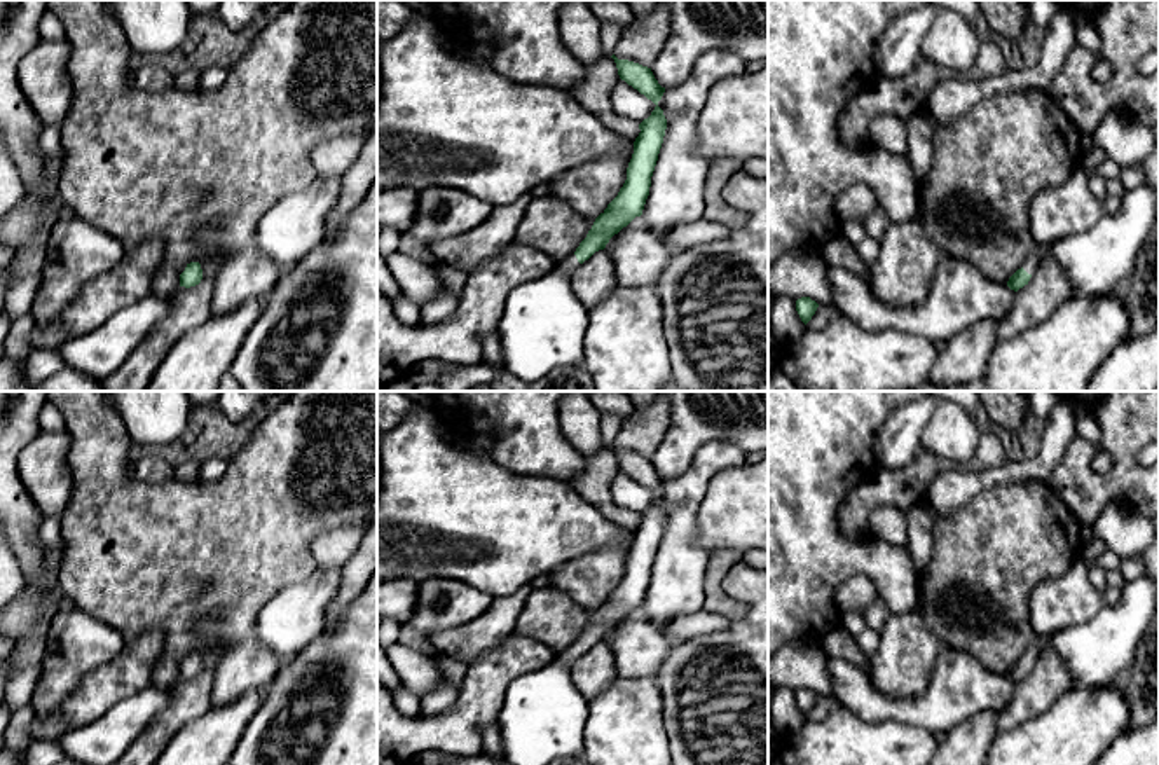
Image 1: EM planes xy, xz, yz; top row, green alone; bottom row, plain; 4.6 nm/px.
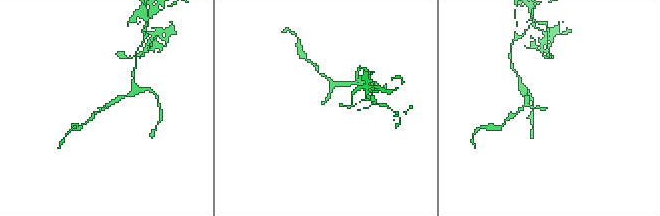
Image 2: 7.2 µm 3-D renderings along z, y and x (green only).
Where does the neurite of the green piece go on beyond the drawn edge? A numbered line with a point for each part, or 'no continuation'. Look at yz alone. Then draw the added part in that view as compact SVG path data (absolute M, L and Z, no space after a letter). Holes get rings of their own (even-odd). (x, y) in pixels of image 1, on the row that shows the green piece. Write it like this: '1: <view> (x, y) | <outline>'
1: yz (1100, 261) | M1150 185L1126 190L1115 213L1103 215L1089 231L1066 236L1049 248L1033 248L1021 267L1033 274L1044 257L1053 257L1063 267L1072 293L1086 297L1115 293L1135 272L1156 210L1157 194Z

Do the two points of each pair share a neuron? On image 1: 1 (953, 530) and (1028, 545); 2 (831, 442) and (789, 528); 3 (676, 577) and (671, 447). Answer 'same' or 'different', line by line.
1: same
2: same
3: different

